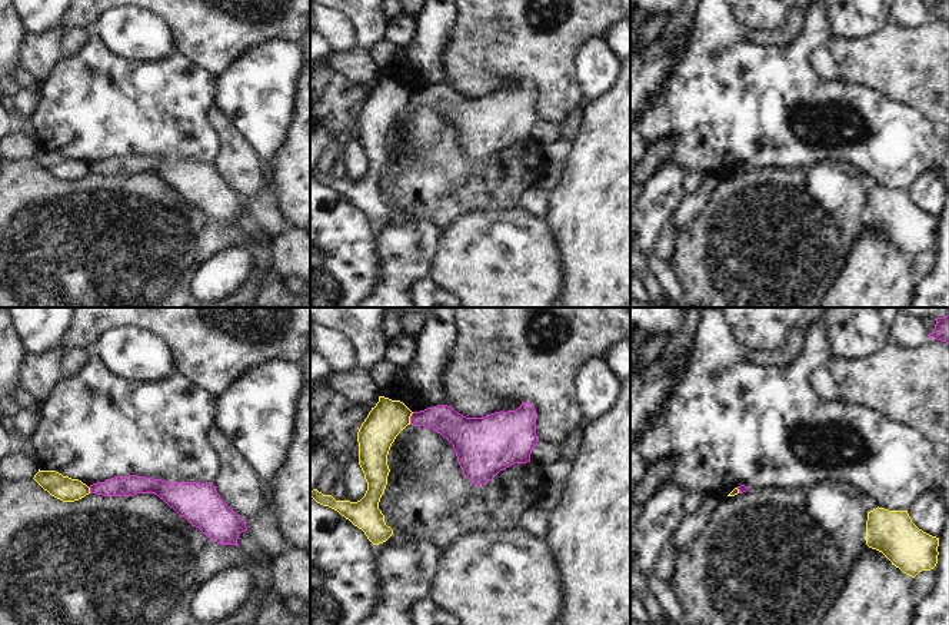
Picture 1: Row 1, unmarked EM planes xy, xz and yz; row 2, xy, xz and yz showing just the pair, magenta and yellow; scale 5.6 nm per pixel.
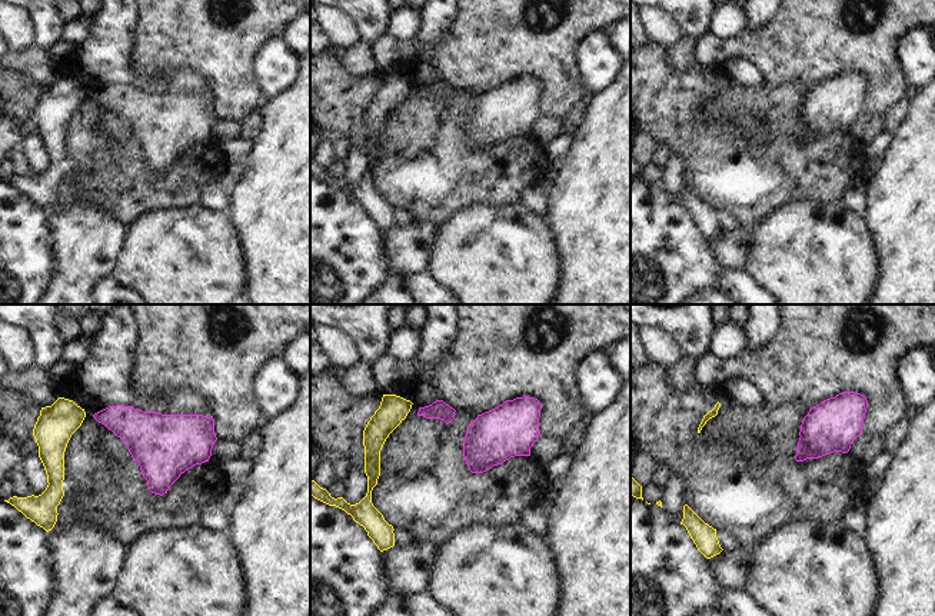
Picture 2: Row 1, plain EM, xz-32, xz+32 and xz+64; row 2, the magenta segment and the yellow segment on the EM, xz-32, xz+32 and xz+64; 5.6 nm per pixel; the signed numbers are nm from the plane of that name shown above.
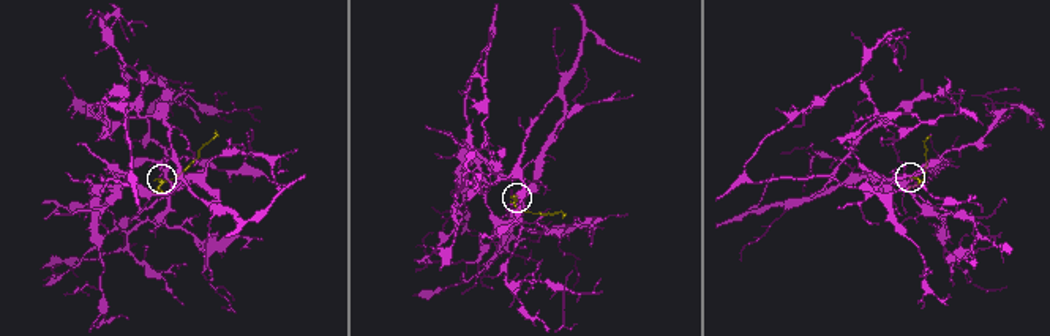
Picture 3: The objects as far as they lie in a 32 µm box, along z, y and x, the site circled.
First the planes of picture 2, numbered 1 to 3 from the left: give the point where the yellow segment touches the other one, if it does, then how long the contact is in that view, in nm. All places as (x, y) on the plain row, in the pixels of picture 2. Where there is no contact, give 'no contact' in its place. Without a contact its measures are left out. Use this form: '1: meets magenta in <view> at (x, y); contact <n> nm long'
1: no contact
2: no contact
3: no contact

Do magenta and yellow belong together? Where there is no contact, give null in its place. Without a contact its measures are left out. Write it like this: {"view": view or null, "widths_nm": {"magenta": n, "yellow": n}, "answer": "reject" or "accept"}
{"view": "xz", "widths_nm": {"magenta": 160, "yellow": 200}, "answer": "reject"}

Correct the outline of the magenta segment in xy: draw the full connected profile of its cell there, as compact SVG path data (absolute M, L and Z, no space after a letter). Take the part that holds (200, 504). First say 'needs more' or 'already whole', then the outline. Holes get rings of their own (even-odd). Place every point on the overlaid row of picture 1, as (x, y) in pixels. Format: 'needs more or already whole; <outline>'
already whole; M129 475L114 476L89 488L90 493L103 496L154 493L207 538L222 545L239 546L239 535L247 531L246 521L227 506L213 483L166 482Z

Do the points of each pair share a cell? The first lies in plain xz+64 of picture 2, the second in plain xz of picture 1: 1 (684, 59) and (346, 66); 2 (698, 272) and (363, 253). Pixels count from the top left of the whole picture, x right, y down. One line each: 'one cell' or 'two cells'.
1: one cell
2: one cell

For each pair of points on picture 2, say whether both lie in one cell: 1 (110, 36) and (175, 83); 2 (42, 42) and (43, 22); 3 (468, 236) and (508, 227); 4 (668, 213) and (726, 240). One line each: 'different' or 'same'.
1: same
2: same
3: same
4: different

